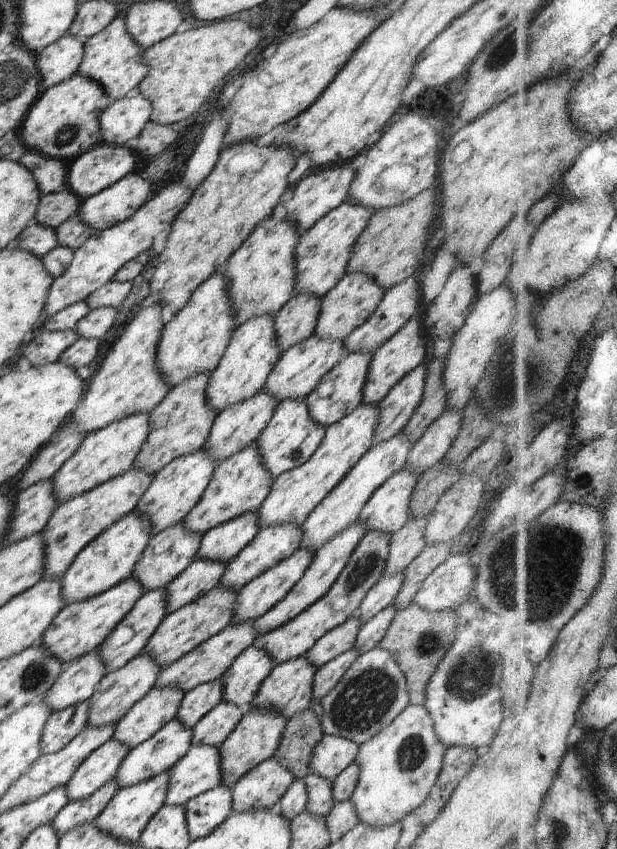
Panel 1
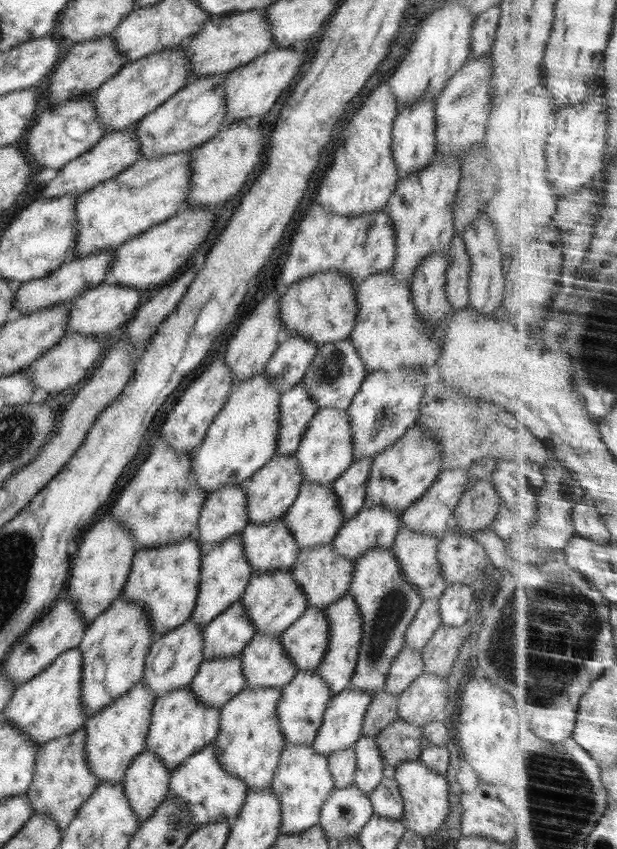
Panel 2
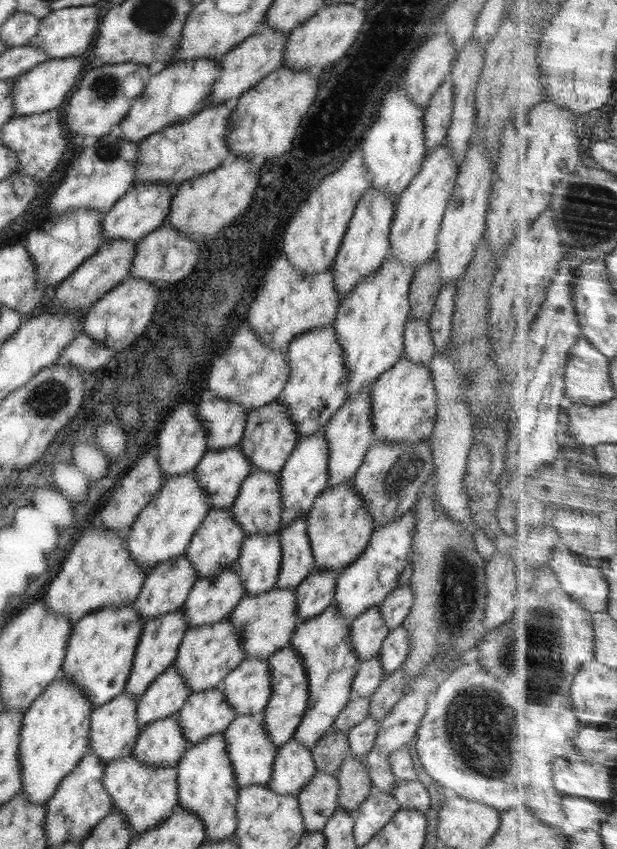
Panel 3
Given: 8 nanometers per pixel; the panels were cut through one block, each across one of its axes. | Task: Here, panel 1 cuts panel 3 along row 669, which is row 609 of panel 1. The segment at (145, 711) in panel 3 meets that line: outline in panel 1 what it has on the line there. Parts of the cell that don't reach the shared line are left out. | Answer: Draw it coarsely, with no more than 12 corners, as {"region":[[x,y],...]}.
{"region":[[194,559],[164,588],[167,614],[216,588],[222,562]]}

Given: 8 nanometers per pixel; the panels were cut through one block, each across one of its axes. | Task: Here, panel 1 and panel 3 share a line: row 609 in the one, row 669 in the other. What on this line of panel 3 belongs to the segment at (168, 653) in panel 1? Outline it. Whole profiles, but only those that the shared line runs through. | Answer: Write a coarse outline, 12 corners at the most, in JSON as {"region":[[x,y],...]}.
{"region":[[226,618],[190,627],[173,664],[194,693],[244,659]]}

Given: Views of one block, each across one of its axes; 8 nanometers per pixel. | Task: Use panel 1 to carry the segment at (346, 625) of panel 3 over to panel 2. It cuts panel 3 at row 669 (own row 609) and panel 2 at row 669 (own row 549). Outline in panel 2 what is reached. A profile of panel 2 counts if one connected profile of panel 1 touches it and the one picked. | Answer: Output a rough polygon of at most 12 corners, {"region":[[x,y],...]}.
{"region":[[391,548],[360,553],[349,686],[384,691],[423,600]]}

